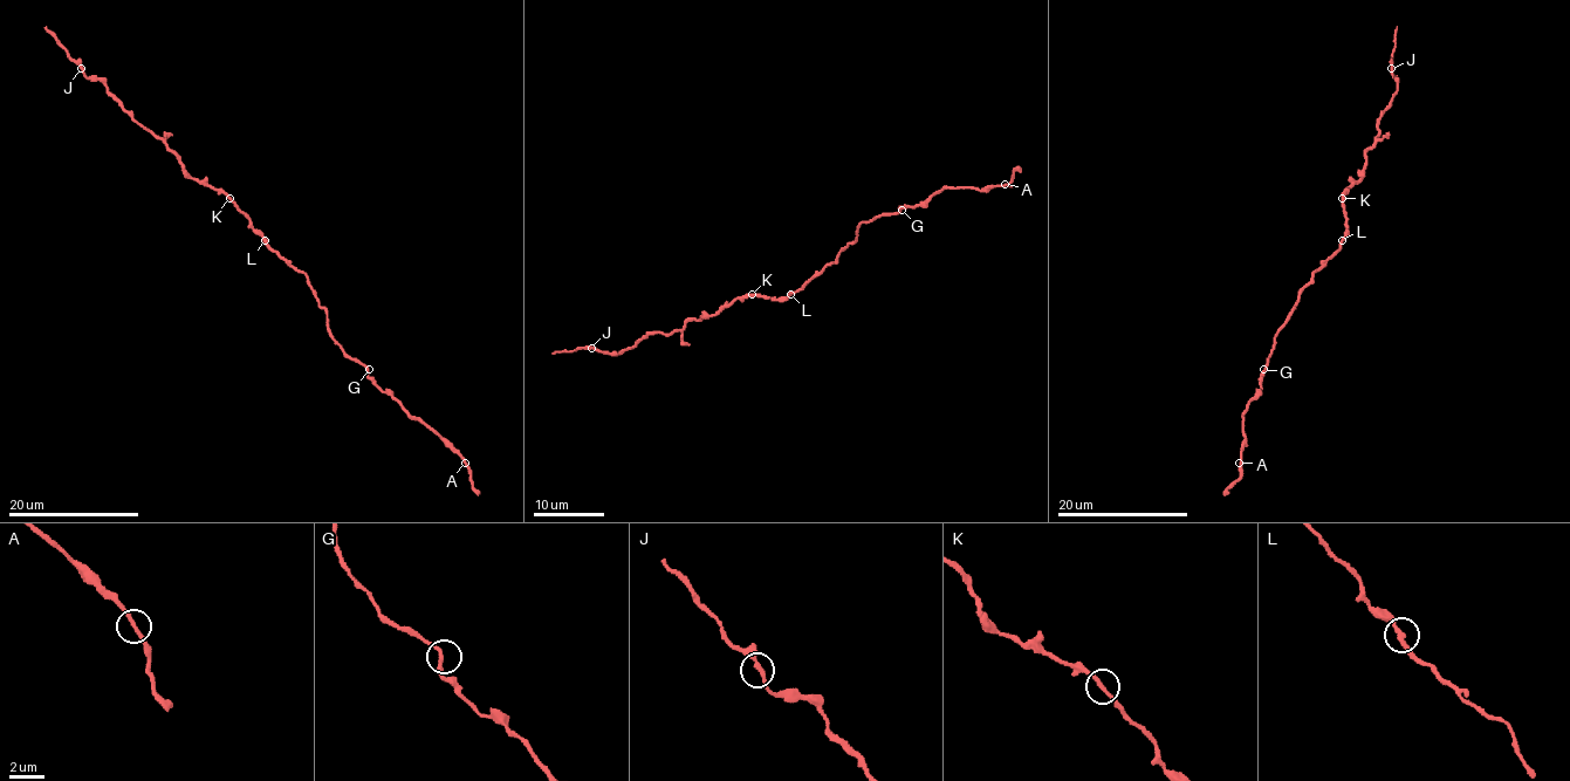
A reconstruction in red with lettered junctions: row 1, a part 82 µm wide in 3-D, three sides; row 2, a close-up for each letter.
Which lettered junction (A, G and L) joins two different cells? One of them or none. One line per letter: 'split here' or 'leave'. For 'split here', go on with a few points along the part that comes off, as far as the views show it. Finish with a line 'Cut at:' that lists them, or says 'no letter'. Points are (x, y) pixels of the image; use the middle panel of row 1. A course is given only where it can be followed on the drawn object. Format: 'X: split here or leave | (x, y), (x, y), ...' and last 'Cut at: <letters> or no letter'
A: leave
G: leave
L: leave
Cut at: no letter

